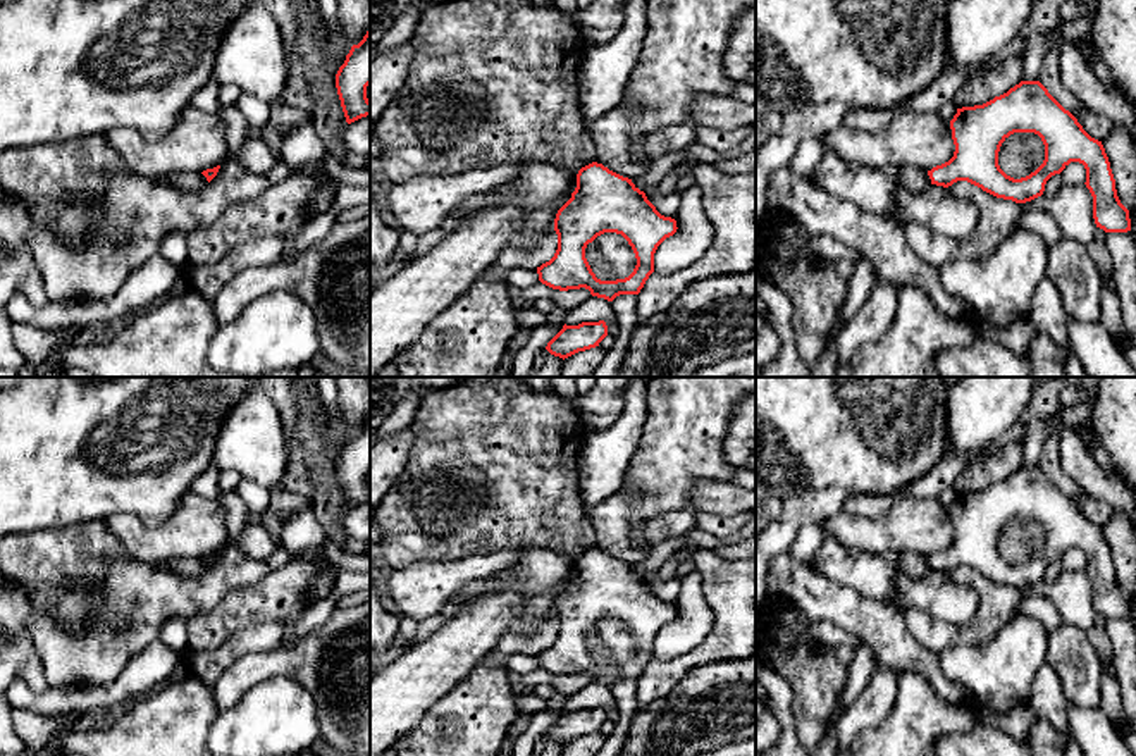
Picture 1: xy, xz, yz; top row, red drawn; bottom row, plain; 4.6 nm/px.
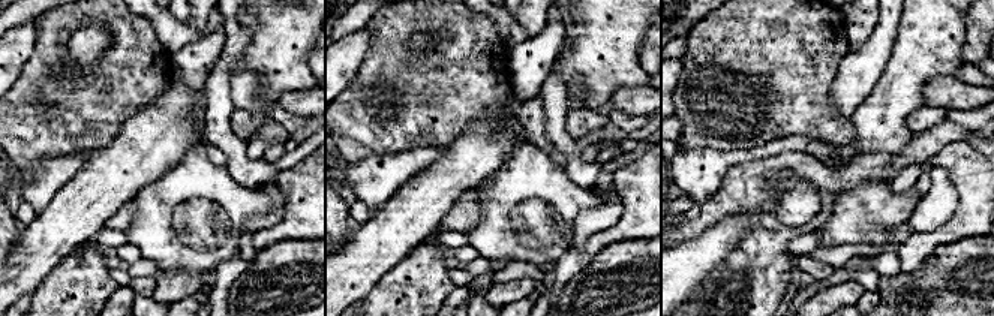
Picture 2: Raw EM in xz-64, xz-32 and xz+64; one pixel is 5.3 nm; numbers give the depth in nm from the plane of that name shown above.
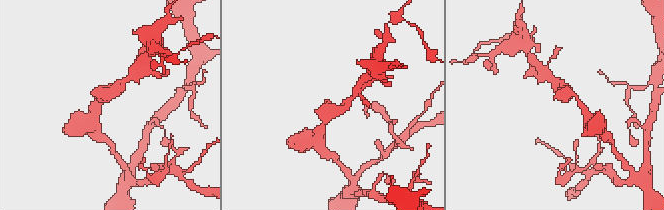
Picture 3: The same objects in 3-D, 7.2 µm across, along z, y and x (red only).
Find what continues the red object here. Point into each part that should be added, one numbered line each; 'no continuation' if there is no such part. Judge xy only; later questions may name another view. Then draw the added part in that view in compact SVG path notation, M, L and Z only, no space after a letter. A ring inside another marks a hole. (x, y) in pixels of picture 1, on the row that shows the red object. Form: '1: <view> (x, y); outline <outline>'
no continuation

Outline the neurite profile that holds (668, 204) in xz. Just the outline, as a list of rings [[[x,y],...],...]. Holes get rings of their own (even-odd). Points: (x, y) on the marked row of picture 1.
[[[656,186],[645,189],[647,200],[656,207],[656,210],[664,215],[675,219],[682,203],[682,193],[673,189],[666,195],[661,195]]]

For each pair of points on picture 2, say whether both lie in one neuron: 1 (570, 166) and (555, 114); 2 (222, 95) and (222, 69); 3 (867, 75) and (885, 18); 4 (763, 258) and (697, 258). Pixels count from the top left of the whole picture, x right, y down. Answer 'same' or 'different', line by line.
1: same
2: same
3: same
4: different

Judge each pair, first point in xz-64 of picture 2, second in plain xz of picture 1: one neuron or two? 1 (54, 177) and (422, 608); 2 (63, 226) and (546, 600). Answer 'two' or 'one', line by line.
1: one
2: two

